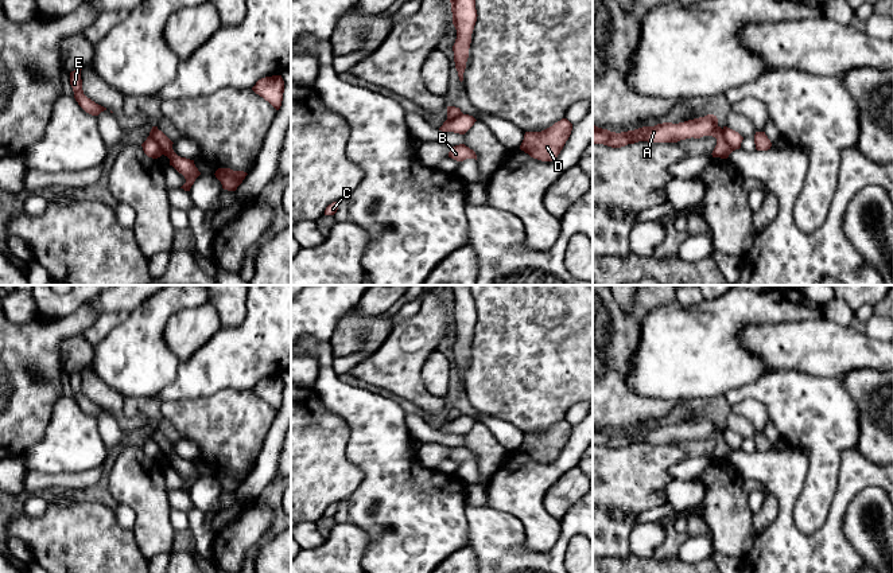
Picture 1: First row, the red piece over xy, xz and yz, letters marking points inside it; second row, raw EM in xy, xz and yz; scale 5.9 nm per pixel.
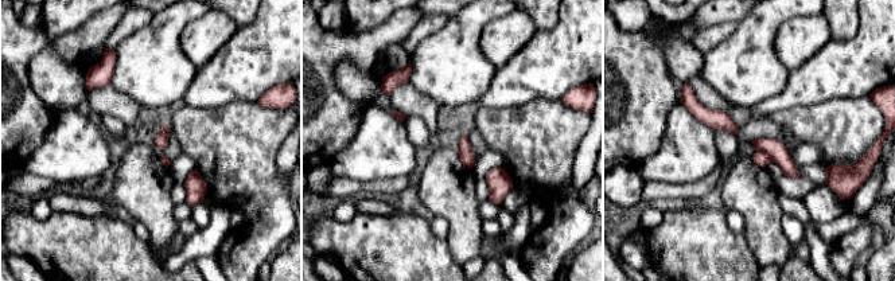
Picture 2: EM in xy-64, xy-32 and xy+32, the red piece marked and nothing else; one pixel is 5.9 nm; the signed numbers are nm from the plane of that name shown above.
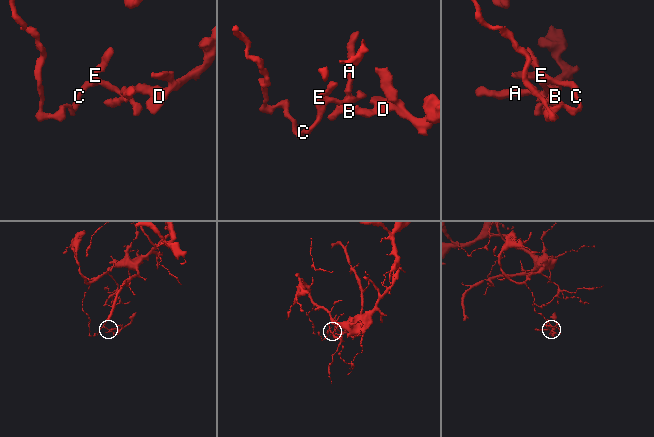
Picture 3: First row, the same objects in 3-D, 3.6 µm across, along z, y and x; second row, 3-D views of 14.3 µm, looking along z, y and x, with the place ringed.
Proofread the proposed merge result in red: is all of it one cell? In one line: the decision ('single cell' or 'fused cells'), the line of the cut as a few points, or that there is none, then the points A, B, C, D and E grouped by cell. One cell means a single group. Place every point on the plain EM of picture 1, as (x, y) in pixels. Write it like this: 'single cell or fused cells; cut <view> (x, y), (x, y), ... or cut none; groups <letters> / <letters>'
fused cells; cut yz (722, 431), (725, 443), (733, 451); groups A B D / C E

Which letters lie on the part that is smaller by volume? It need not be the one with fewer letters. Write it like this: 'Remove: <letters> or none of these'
Remove: A, B, D

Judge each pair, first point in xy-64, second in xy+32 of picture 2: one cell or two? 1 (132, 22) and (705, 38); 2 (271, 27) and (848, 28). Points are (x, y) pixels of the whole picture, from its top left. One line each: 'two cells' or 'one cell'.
1: one cell
2: two cells

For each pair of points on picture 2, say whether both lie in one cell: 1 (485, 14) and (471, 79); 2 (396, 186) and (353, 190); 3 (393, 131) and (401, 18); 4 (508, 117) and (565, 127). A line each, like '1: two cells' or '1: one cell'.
1: one cell
2: one cell
3: two cells
4: one cell

